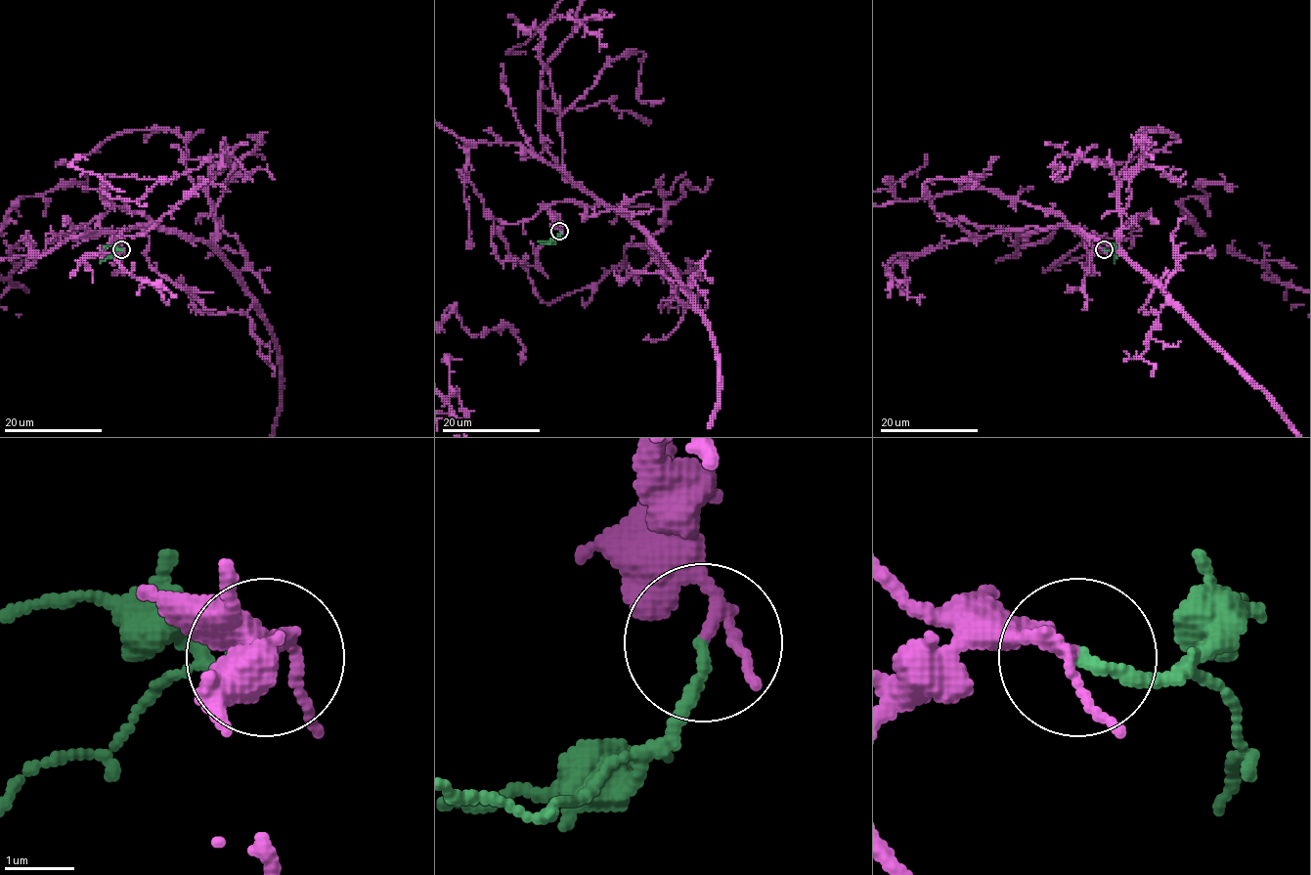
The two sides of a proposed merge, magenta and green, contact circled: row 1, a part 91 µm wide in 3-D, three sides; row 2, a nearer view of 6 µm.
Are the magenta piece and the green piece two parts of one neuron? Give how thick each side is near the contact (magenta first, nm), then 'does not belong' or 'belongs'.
140 nm thick on the magenta side, 170 nm on the other; belongs

